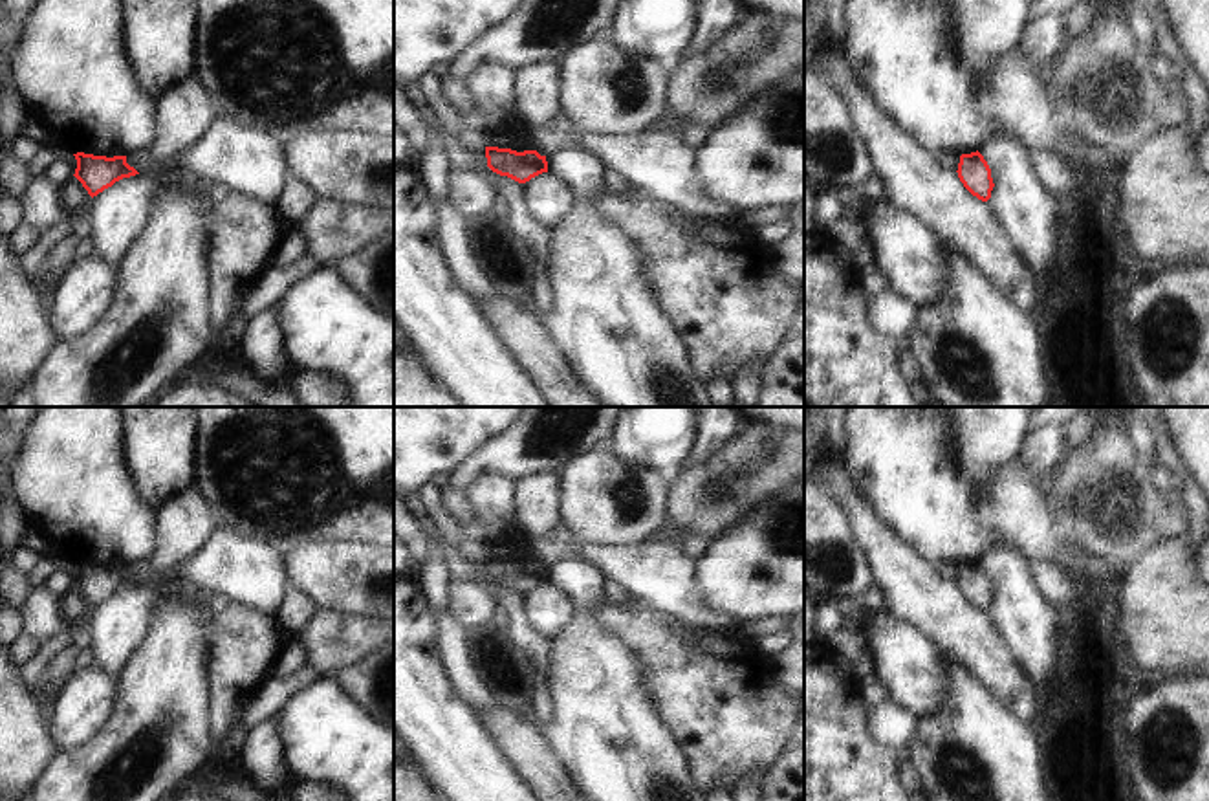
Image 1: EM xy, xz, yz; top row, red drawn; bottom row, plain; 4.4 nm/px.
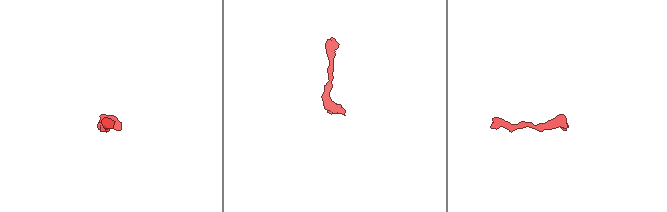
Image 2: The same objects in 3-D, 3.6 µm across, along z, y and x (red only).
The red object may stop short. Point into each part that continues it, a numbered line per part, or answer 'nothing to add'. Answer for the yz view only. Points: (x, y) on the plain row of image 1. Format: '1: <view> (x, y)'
nothing to add

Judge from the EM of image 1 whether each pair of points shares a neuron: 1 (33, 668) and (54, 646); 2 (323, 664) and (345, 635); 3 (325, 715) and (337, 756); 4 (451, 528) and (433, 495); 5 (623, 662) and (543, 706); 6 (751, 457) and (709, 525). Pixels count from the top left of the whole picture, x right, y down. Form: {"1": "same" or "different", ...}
{"1": "same", "2": "same", "3": "same", "4": "same", "5": "different", "6": "same"}

